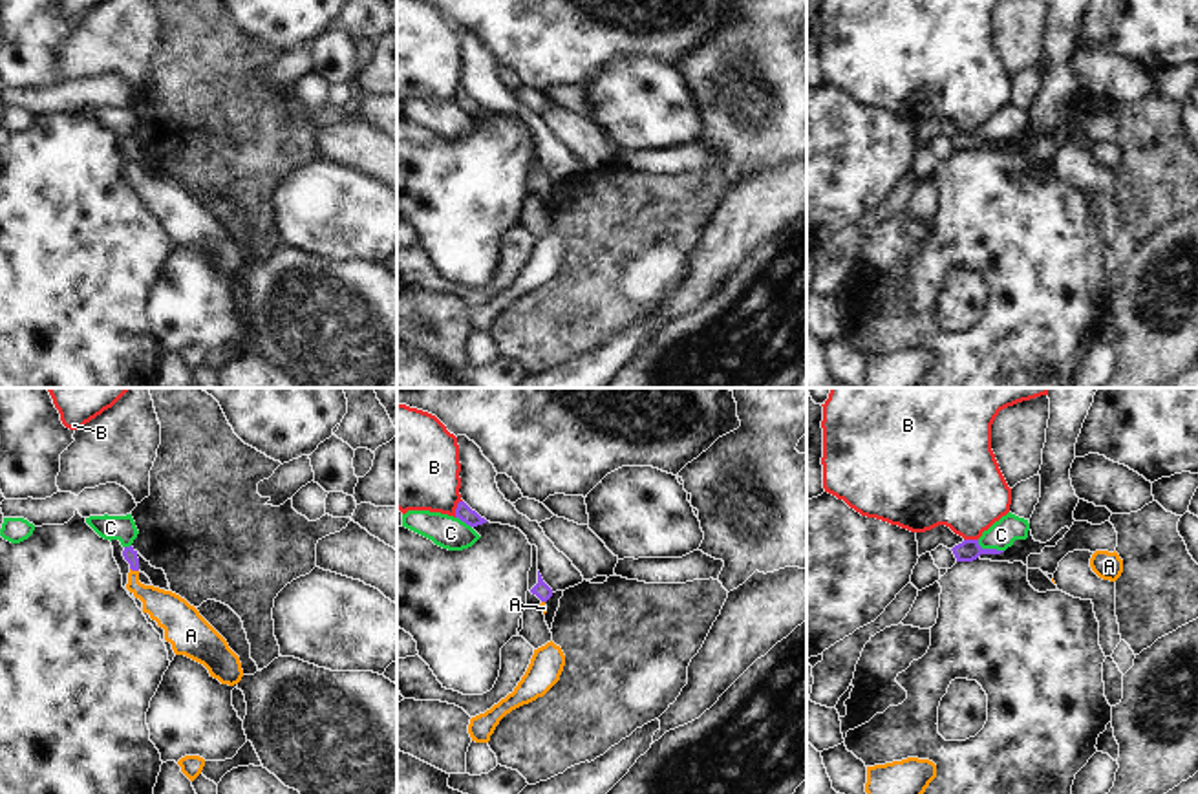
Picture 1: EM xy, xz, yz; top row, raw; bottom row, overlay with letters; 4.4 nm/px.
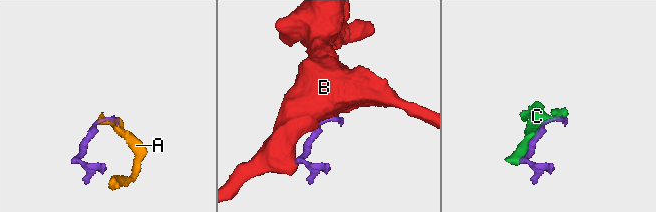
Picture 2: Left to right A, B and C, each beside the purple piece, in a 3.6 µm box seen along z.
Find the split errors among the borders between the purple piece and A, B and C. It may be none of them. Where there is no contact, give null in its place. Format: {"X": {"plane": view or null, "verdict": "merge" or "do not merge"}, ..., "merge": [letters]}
{"A": {"plane": "xy", "verdict": "do not merge"}, "B": {"plane": "xz", "verdict": "do not merge"}, "C": {"plane": "yz", "verdict": "do not merge"}, "merge": []}

